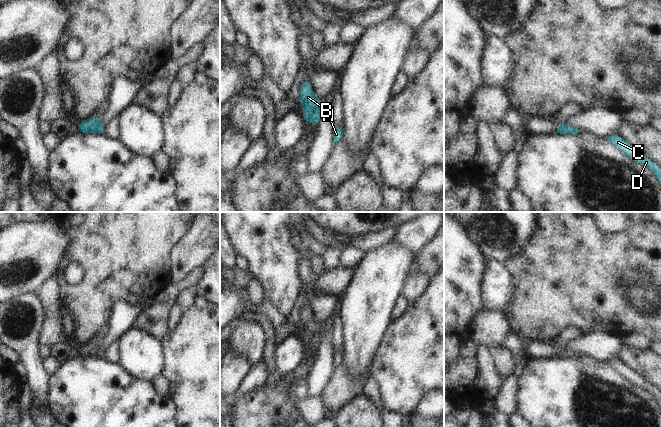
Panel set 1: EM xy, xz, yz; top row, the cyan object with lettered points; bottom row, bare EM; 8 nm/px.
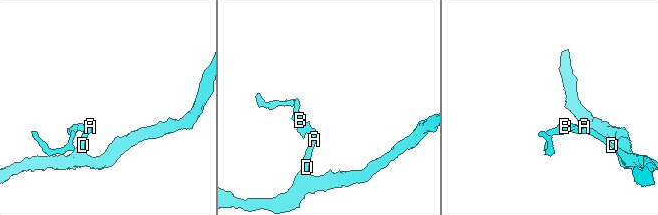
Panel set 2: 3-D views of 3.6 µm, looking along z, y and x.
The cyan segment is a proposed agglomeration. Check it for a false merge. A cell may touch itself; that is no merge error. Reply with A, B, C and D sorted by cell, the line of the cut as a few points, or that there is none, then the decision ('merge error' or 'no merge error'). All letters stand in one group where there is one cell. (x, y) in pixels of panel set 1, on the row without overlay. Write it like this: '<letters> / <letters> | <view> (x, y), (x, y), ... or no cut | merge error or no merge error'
A C D / B | xy (99, 346), (96, 356) | merge error

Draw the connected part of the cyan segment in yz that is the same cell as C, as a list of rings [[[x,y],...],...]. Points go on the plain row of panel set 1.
[[[611,359],[605,362],[632,384],[635,384],[636,386],[649,392],[656,399],[659,407],[661,408],[661,391],[659,391],[653,385],[649,384],[643,377],[632,371],[622,361],[618,359]]]

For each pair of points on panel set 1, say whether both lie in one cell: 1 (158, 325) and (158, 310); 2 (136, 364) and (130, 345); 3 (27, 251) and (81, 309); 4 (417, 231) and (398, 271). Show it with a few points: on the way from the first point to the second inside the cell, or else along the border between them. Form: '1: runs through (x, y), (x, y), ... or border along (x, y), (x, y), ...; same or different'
1: runs through (158, 321), (158, 314); same
2: runs through (136, 359), (135, 350); same
3: border along (64, 252), (62, 264), (54, 273); different
4: border along (392, 238), (415, 253); different

